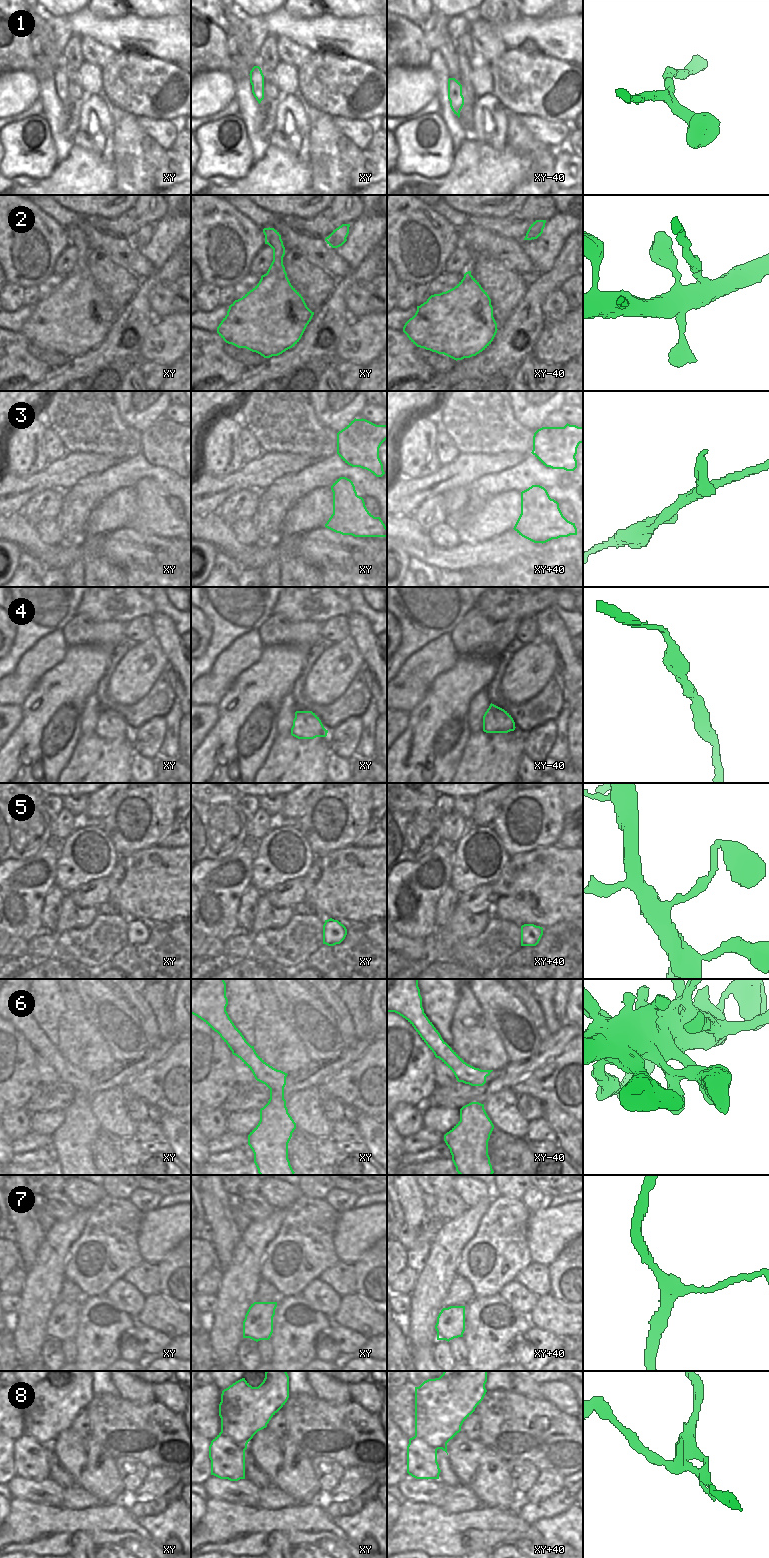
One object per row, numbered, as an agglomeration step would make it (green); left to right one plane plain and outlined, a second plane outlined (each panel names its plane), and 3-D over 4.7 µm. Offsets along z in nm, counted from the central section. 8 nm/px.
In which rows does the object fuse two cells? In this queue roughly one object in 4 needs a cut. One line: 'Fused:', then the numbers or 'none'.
Fused: 2, 3, 8

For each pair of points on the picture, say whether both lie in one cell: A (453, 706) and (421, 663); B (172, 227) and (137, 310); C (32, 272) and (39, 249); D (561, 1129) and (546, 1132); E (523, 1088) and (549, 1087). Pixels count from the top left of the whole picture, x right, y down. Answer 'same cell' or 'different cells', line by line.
A: different cells
B: different cells
C: same cell
D: different cells
E: same cell

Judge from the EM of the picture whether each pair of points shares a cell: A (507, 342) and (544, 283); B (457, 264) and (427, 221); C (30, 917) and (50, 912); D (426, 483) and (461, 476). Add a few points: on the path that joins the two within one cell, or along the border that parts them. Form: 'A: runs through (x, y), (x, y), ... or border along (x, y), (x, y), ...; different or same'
A: runs through (516, 327), (521, 318), (521, 308), (531, 298); same
B: border along (458, 245), (447, 259), (442, 271); different
C: border along (47, 893), (41, 911), (42, 929); different
D: runs through (435, 480), (453, 473); same

